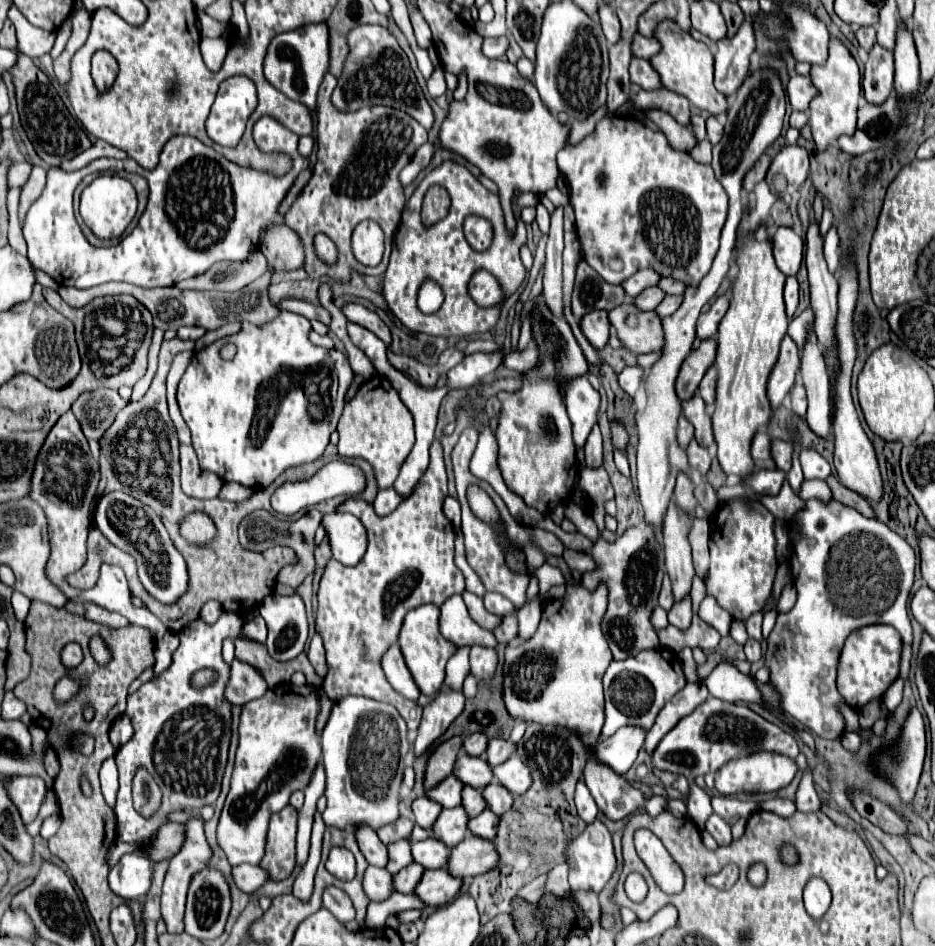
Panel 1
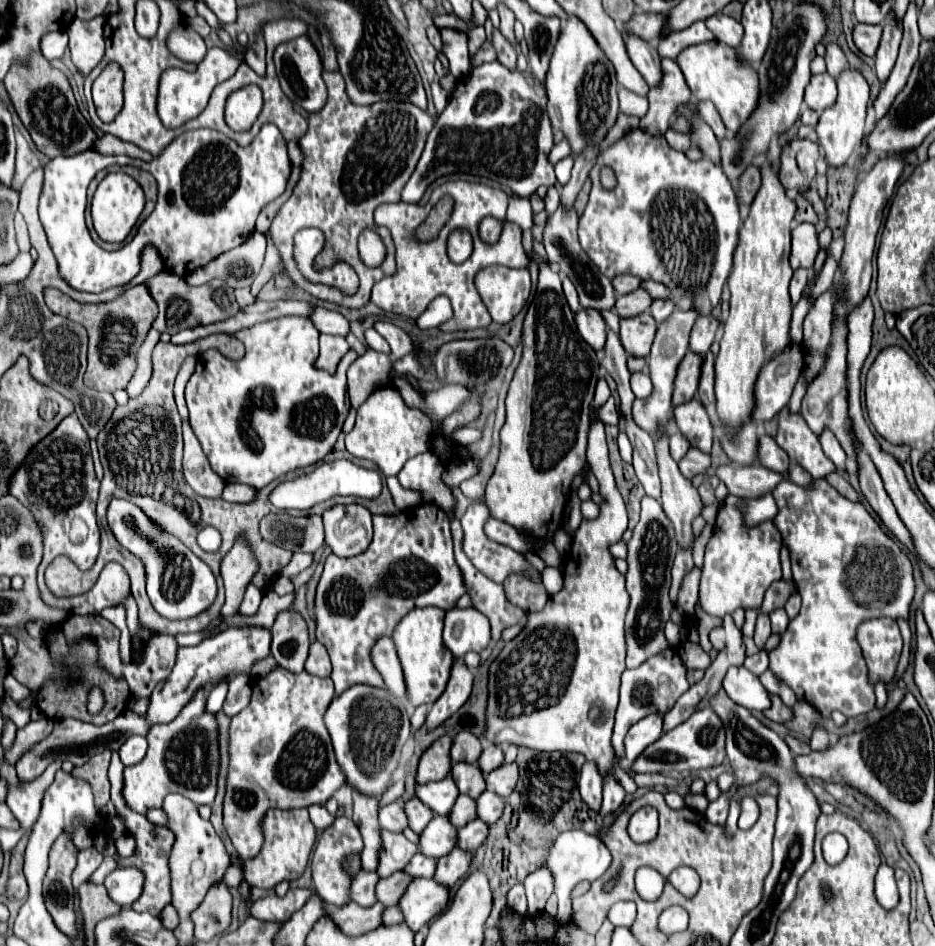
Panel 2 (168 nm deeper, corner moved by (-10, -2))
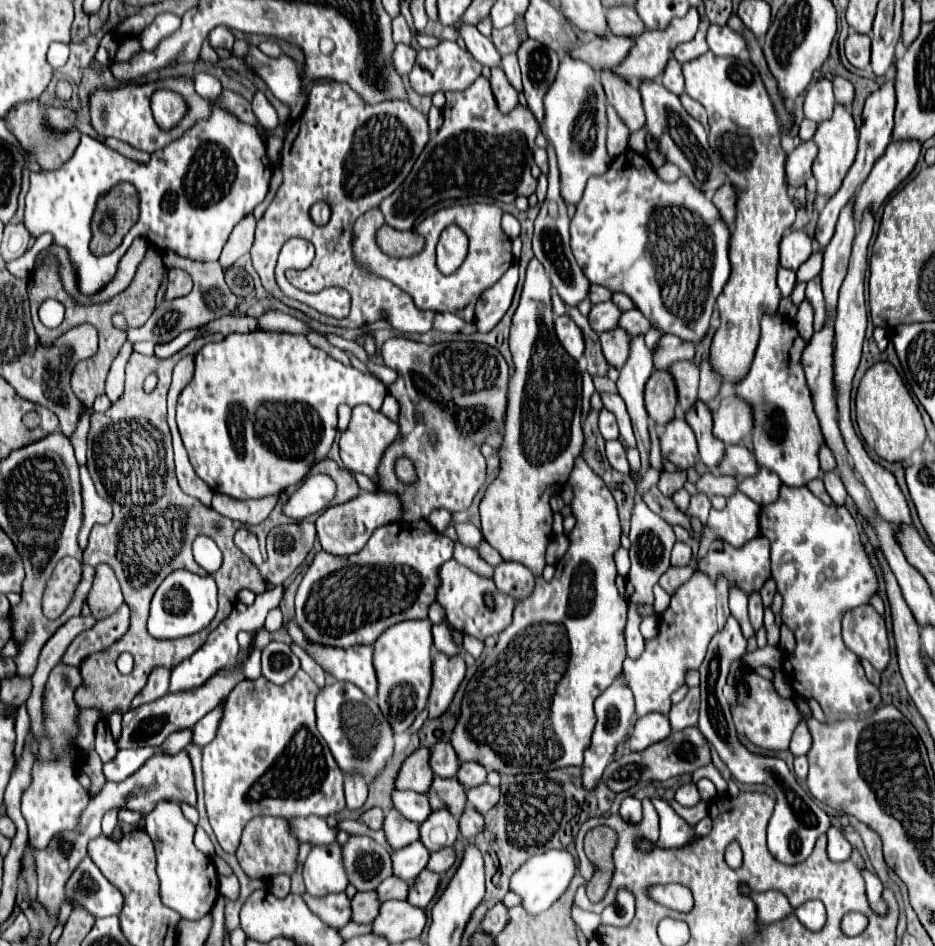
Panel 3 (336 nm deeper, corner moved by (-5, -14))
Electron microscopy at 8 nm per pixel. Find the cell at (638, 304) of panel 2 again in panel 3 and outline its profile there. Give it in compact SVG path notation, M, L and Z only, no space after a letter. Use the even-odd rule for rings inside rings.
M613 301L599 303L599 305L593 305L593 309L589 313L589 323L597 333L605 333L605 331L619 327L621 313L623 311Z

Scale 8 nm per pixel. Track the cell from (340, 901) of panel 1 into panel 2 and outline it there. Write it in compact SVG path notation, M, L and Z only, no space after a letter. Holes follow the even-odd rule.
M338 817L334 821L334 825L330 825L318 839L316 843L316 849L312 853L312 885L316 887L316 891L320 893L320 897L328 903L334 903L334 905L342 905L348 899L348 893L350 893L350 873L344 869L342 861L348 859L348 855L360 855L362 853L362 835L356 827L356 823L348 817Z

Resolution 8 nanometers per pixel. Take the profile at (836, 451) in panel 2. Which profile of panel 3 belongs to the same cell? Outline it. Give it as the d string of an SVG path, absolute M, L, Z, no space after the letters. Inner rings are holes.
M825 471L823 473L823 483L825 483L825 489L831 495L833 503L835 505L843 505L845 499L847 499L847 491L845 491L843 481L839 479L839 475L835 471Z

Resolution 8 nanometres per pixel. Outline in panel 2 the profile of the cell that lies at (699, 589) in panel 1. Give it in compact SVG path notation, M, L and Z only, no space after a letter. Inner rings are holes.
M706 524L701 535L695 537L692 549L692 556L695 566L698 567L699 569L702 568L704 562L705 547L713 533L713 530L714 530L713 526Z

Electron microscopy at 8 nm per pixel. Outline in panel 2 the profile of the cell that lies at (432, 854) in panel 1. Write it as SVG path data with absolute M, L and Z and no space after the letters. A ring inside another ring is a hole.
M414 855L410 863L404 867L404 873L410 877L432 877L434 875L434 861L436 859L426 859L424 855Z

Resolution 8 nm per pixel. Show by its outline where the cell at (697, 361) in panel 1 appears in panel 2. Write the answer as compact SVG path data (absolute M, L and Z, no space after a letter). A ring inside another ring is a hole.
M688 351L684 359L678 365L676 379L674 379L674 393L672 393L672 403L674 407L680 403L686 403L694 397L694 391L698 389L698 371L702 365L702 357L694 355Z

